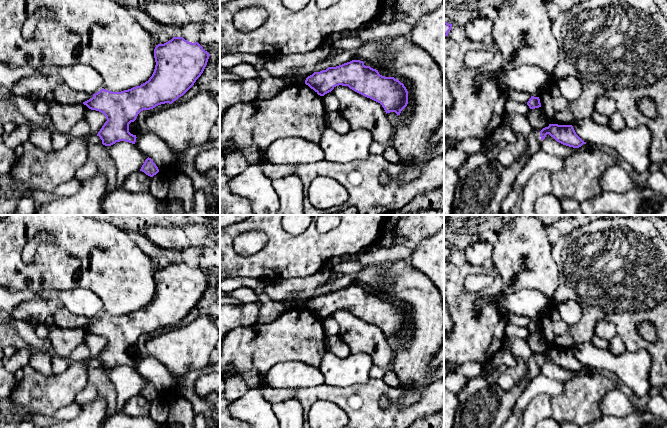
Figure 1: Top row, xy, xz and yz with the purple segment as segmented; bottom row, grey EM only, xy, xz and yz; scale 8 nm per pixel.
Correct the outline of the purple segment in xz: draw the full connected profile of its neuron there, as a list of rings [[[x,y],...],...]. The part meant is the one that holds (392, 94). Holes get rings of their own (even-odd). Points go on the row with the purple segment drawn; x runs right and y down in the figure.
[[[360,60],[314,72],[306,78],[305,84],[320,96],[331,92],[336,86],[348,86],[380,103],[386,114],[395,112],[398,116],[408,104],[408,91],[403,83],[394,77],[380,75],[378,70],[365,66]]]

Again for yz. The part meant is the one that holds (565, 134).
[[[549,124],[541,131],[532,130],[527,137],[527,148],[524,154],[509,166],[502,166],[497,160],[491,160],[488,155],[478,152],[468,155],[466,161],[460,165],[458,172],[458,185],[455,191],[452,215],[501,215],[502,202],[512,190],[513,183],[530,157],[541,151],[541,142],[549,134],[557,142],[579,148],[586,144],[575,132],[572,125]]]

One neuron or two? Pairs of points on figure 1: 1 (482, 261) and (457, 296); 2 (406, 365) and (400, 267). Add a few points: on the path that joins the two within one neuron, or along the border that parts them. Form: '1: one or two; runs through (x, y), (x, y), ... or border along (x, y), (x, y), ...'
1: two; border along (468, 262), (481, 269)
2: one; runs through (419, 341), (419, 297), (413, 291)

